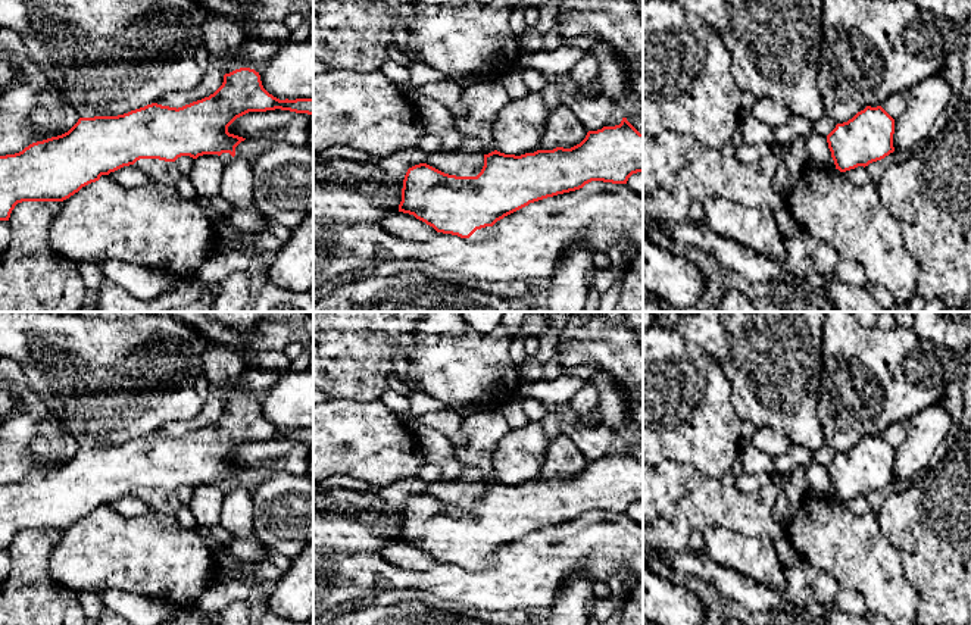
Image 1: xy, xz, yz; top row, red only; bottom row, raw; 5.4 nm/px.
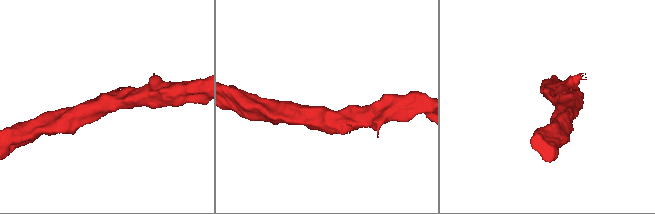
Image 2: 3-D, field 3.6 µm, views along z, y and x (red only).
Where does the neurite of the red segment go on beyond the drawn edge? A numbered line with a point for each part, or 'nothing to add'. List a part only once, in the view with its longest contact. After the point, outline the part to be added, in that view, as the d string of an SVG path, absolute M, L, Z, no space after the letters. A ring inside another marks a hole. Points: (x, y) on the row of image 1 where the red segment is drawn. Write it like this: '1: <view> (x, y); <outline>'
1: xz (484, 233); M486 226L486 228L477 229L477 231L469 237L469 240L488 238L488 237L491 237L491 235L493 235L491 226Z

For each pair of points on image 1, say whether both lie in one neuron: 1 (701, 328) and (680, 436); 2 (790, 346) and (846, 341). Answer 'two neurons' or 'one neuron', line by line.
1: two neurons
2: two neurons

